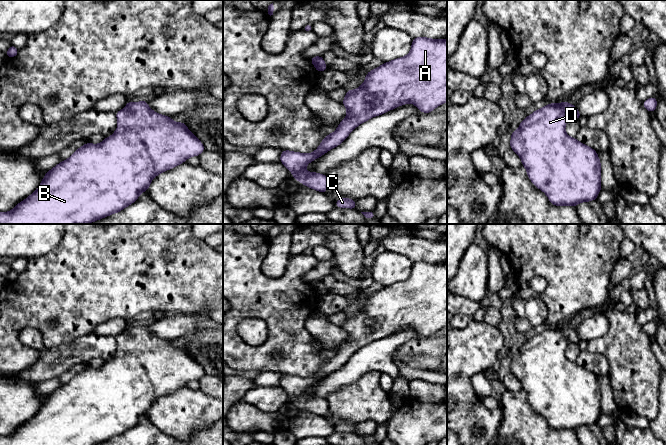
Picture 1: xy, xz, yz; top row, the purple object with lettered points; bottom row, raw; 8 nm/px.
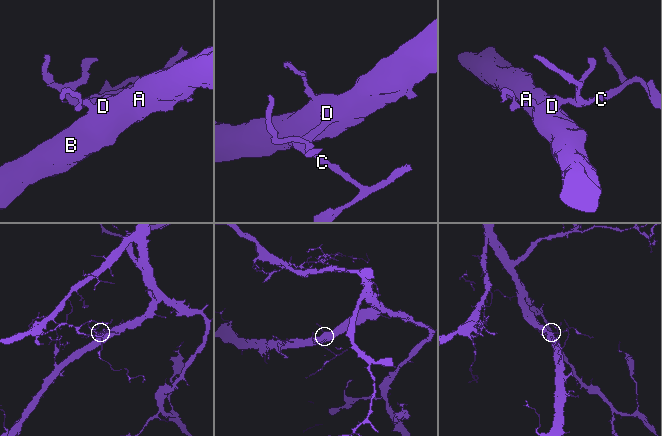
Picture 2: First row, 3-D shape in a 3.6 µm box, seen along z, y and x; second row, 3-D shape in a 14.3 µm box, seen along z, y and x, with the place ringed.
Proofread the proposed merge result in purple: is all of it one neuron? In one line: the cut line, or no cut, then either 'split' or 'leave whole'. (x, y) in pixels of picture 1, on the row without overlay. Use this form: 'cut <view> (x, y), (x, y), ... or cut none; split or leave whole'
cut none; leave whole

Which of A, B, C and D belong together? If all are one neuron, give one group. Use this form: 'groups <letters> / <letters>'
groups A B C D

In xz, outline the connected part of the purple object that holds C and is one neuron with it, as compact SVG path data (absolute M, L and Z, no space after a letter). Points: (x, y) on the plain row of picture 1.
M339 422L335 426L336 431L339 432L349 432L349 433L356 433L356 425L350 422Z

